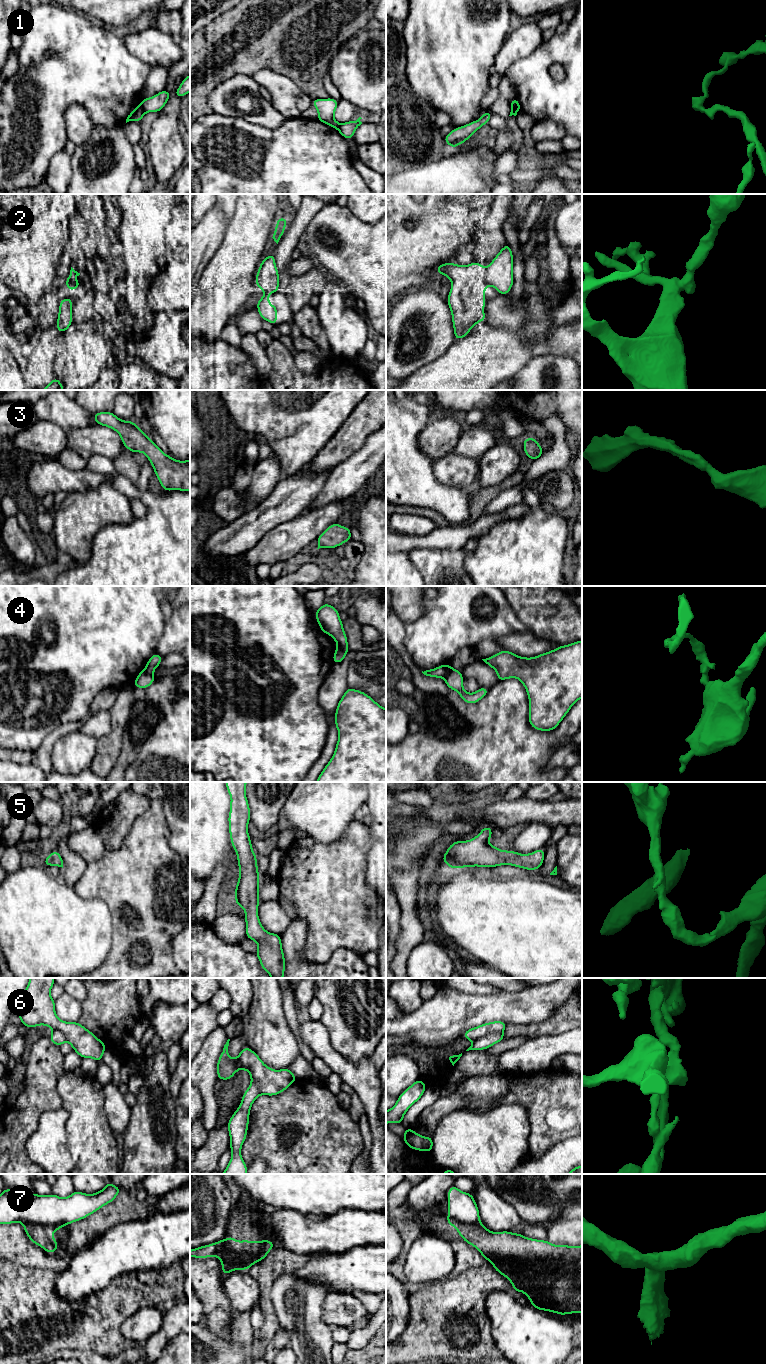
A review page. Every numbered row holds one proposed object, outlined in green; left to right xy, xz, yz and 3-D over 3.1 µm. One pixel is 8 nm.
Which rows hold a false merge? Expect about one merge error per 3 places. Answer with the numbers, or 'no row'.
1, 2, 4, 6, 7

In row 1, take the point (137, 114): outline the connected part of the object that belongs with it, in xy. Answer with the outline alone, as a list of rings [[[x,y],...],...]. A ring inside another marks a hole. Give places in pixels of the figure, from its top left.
[[[139,105],[128,115],[126,123],[129,121],[140,122],[143,119],[144,114],[143,108]]]

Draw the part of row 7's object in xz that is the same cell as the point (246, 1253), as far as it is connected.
[[[233,1236],[213,1244],[204,1245],[190,1250],[190,1257],[204,1259],[211,1256],[221,1258],[224,1253],[235,1258],[241,1270],[248,1270],[253,1264],[266,1258],[275,1244],[271,1240],[238,1242]]]

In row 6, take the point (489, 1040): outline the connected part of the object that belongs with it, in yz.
[[[504,1031],[498,1033],[488,1034],[480,1039],[477,1039],[473,1044],[466,1050],[486,1050],[487,1048],[495,1045],[498,1042],[504,1040]]]

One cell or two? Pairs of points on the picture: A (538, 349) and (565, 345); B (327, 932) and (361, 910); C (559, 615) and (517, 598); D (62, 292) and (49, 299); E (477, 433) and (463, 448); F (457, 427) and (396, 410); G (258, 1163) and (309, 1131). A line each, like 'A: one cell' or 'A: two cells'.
A: one cell
B: one cell
C: one cell
D: two cells
E: one cell
F: two cells
G: two cells

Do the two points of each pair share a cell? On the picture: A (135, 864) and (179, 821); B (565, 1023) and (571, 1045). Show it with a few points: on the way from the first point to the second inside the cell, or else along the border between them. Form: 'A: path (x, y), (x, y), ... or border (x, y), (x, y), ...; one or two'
A: border (162, 807), (170, 830), (169, 845), (176, 852); two
B: border (571, 1029), (559, 1034), (545, 1036); two

